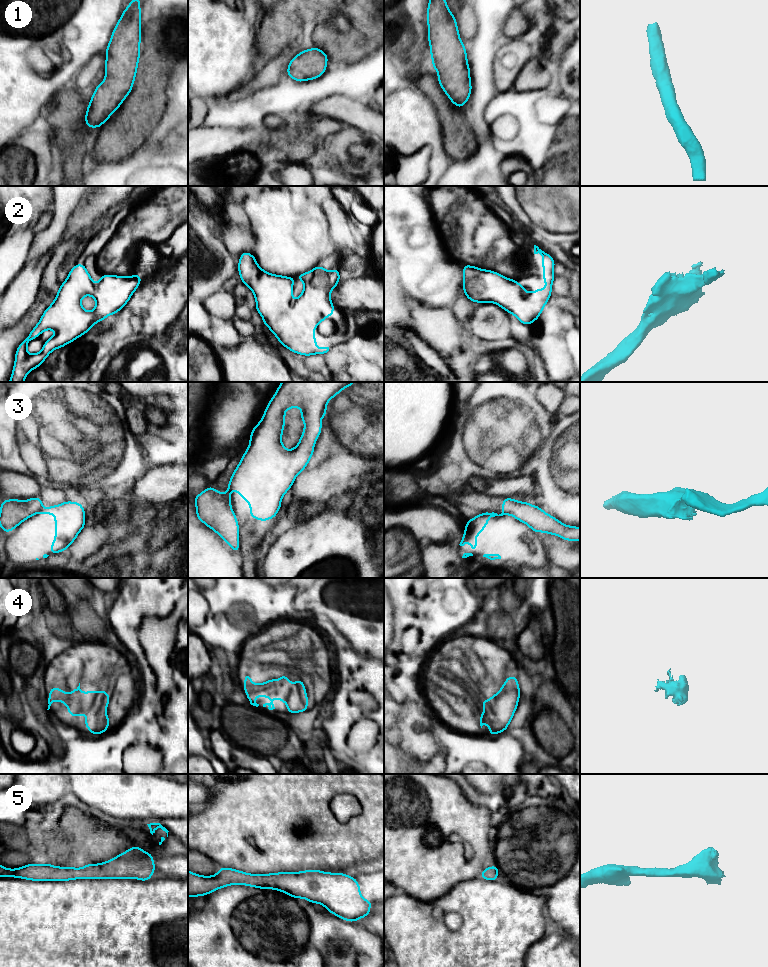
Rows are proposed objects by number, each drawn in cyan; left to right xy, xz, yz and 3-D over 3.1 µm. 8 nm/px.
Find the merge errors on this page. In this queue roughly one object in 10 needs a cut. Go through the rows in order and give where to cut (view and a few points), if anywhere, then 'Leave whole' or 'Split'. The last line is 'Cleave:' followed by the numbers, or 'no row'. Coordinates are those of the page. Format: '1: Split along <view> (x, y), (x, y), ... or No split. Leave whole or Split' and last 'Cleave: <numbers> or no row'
1: No split. Leave whole
2: No split. Leave whole
3: Split along xz (226, 495), (230, 501). Split
4: No split. Leave whole
5: No split. Leave whole
Cleave: 3

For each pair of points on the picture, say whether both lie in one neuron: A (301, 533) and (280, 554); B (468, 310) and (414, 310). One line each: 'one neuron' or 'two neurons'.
A: one neuron
B: two neurons

